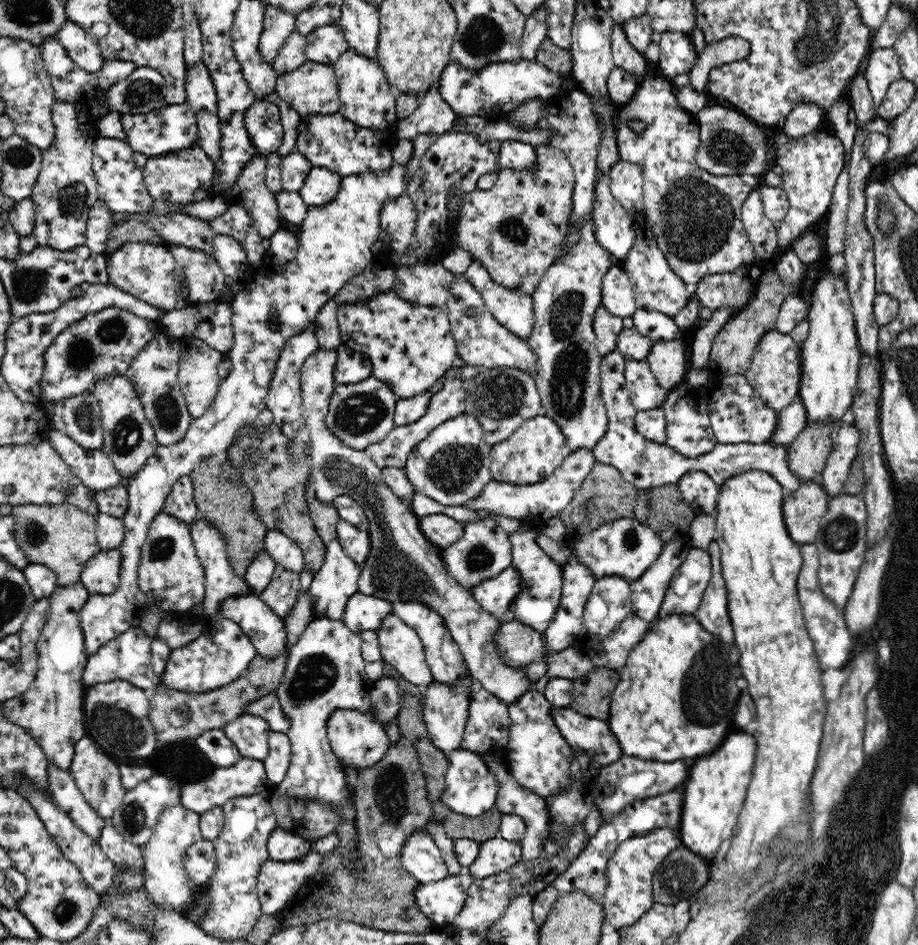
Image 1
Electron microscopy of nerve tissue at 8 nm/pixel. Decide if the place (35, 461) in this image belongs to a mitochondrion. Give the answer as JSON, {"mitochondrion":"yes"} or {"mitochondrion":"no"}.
{"mitochondrion":"no"}

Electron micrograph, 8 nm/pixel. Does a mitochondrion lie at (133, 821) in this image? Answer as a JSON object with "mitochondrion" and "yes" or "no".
{"mitochondrion":"yes"}

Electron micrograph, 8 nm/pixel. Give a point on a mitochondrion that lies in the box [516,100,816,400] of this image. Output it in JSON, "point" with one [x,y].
{"point":[698,219]}

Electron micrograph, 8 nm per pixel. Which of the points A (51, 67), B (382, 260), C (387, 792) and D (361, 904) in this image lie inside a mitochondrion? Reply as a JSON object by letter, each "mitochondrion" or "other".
{"A":"other","B":"other","C":"mitochondrion","D":"mitochondrion"}

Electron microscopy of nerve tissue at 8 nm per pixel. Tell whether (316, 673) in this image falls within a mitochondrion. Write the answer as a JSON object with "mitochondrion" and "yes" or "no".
{"mitochondrion":"yes"}

